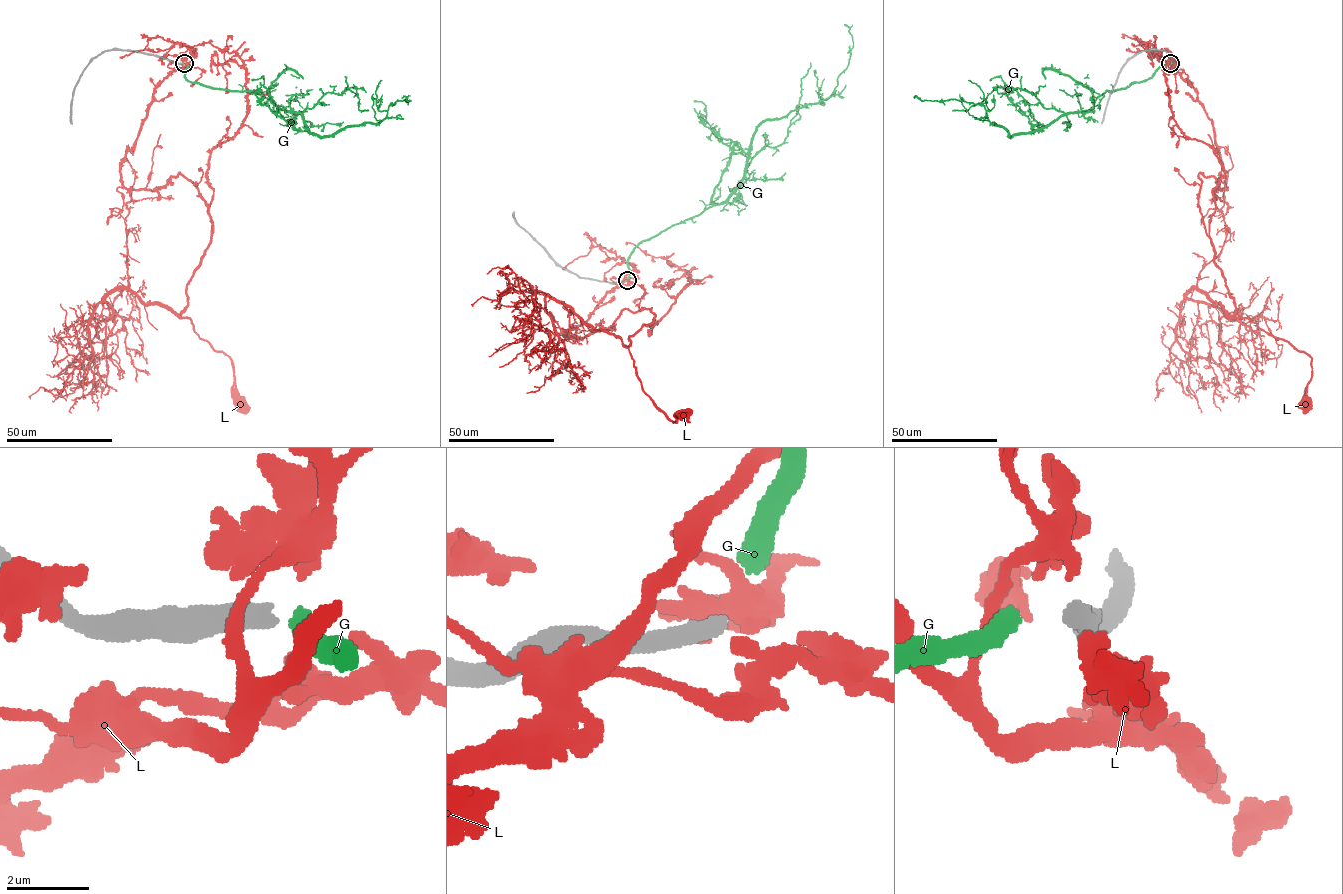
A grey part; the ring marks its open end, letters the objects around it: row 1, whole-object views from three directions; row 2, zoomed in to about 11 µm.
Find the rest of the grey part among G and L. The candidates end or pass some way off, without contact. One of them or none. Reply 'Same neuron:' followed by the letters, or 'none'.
Same neuron: G

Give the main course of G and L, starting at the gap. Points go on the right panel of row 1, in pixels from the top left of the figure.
G: (1168, 63), (1153, 76), (1107, 90), (1088, 110), (1011, 136), (991, 123), (983, 105), (914, 98)
L: (1170, 61), (1211, 122), (1226, 180), (1225, 241), (1197, 287), (1311, 358), (1305, 403)

